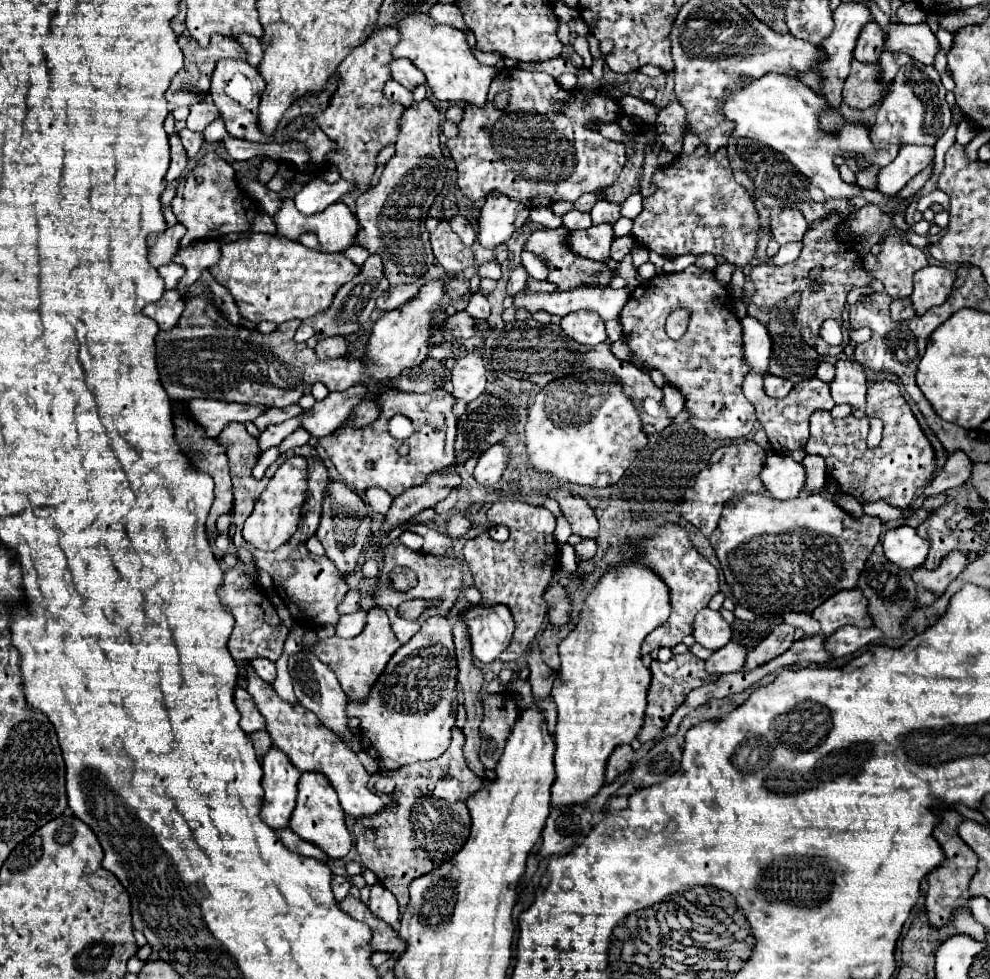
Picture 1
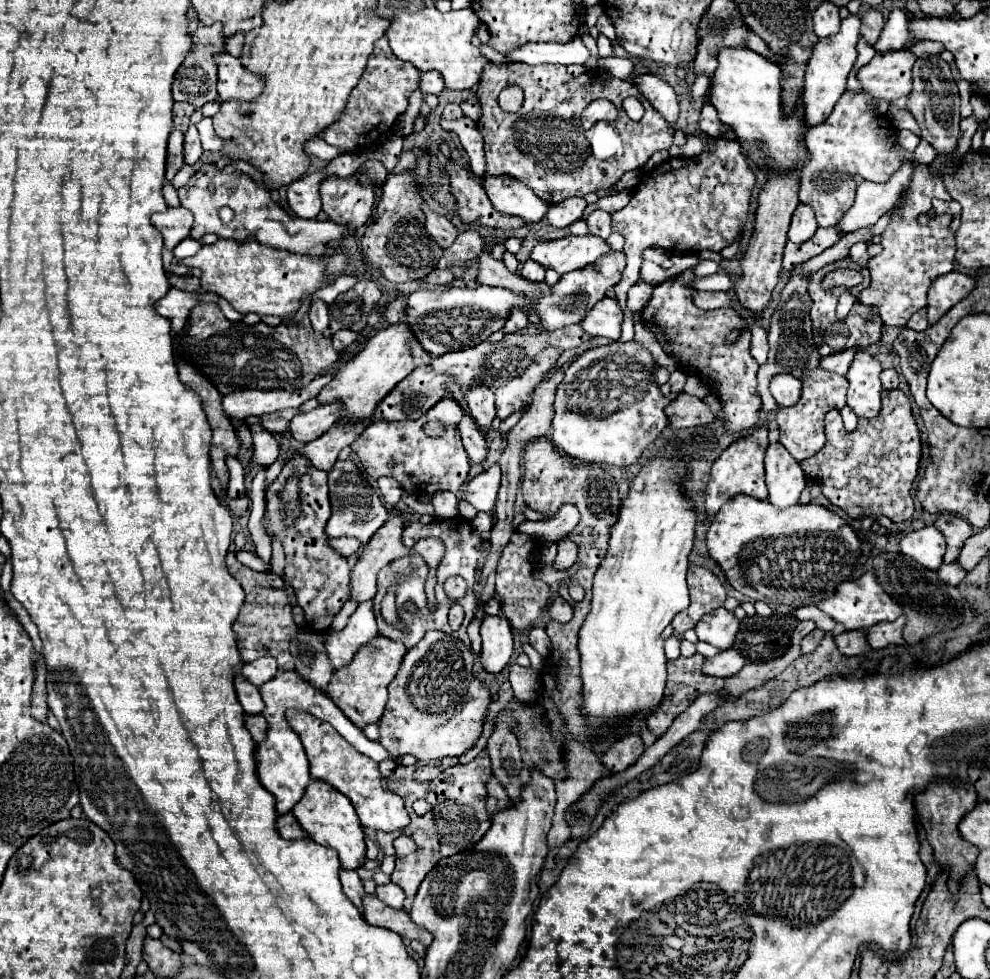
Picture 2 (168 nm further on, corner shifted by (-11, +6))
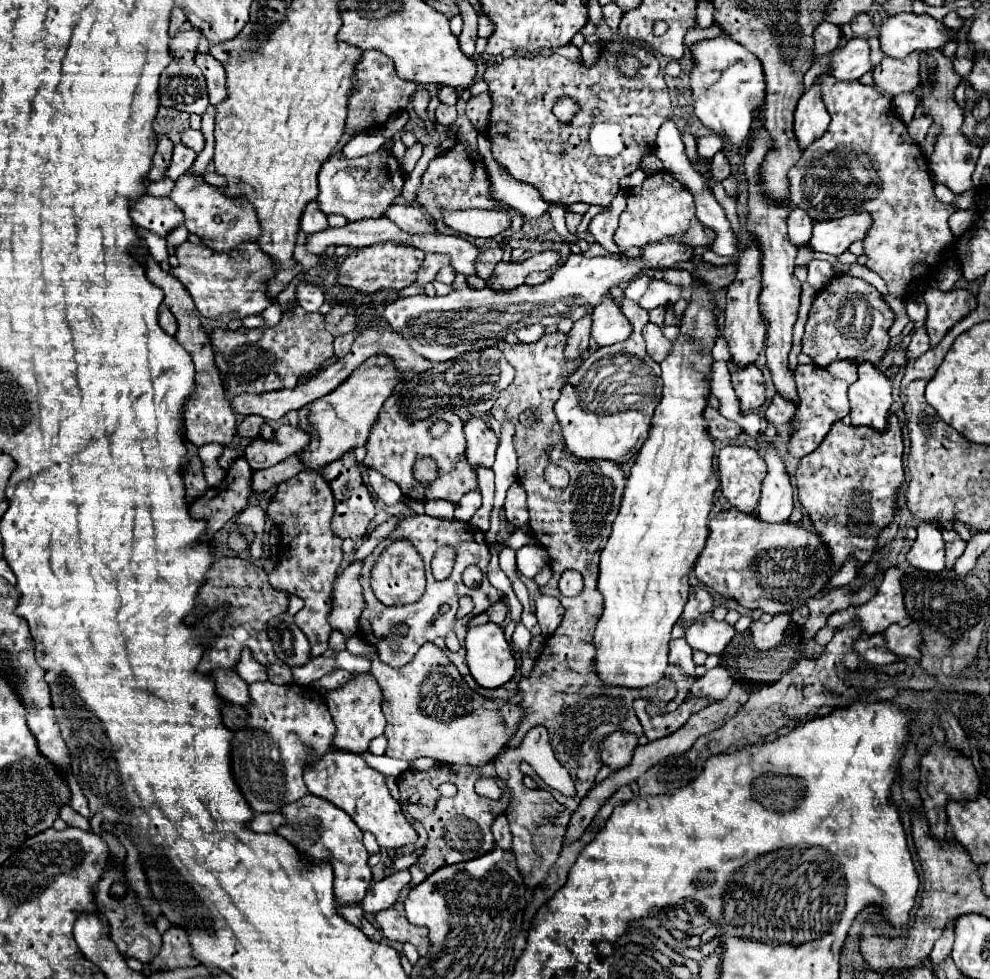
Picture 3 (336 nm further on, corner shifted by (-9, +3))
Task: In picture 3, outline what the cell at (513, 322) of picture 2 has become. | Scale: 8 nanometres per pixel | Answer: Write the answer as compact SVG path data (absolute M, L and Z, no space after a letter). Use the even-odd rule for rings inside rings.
M534 324L534 326L526 326L526 328L516 330L516 336L518 336L518 340L522 340L522 342L534 342L534 340L538 340L542 334L544 334L544 326L542 326L542 324Z

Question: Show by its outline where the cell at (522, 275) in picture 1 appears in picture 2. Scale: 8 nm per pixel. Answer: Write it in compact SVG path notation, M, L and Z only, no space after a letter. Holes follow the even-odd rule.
M528 259L528 261L524 263L522 271L520 271L520 275L522 275L524 279L528 279L528 281L536 281L536 283L544 281L544 273L546 273L546 269L542 269L542 265L534 263L532 259Z

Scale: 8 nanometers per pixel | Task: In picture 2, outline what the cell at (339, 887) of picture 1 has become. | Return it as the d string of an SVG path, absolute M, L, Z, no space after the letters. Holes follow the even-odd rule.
M340 871L340 881L346 897L360 909L362 913L362 897L364 897L364 887L356 871Z

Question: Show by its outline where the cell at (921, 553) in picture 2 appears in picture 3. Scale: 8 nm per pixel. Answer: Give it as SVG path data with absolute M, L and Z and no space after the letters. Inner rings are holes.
M920 522L918 538L906 554L906 560L924 572L944 570L944 540L940 528L932 522Z

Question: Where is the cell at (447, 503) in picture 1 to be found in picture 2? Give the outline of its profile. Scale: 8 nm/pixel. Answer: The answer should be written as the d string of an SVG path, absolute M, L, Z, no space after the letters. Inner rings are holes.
M434 493L432 501L434 505L434 515L452 519L458 515L458 497L454 493Z

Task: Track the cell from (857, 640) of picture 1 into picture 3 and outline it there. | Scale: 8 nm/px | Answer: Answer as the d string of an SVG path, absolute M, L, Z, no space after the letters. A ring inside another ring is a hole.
M912 622L908 626L892 624L888 630L884 630L884 638L886 638L888 650L898 658L920 658L920 652L918 652L920 630L916 628L916 624Z

